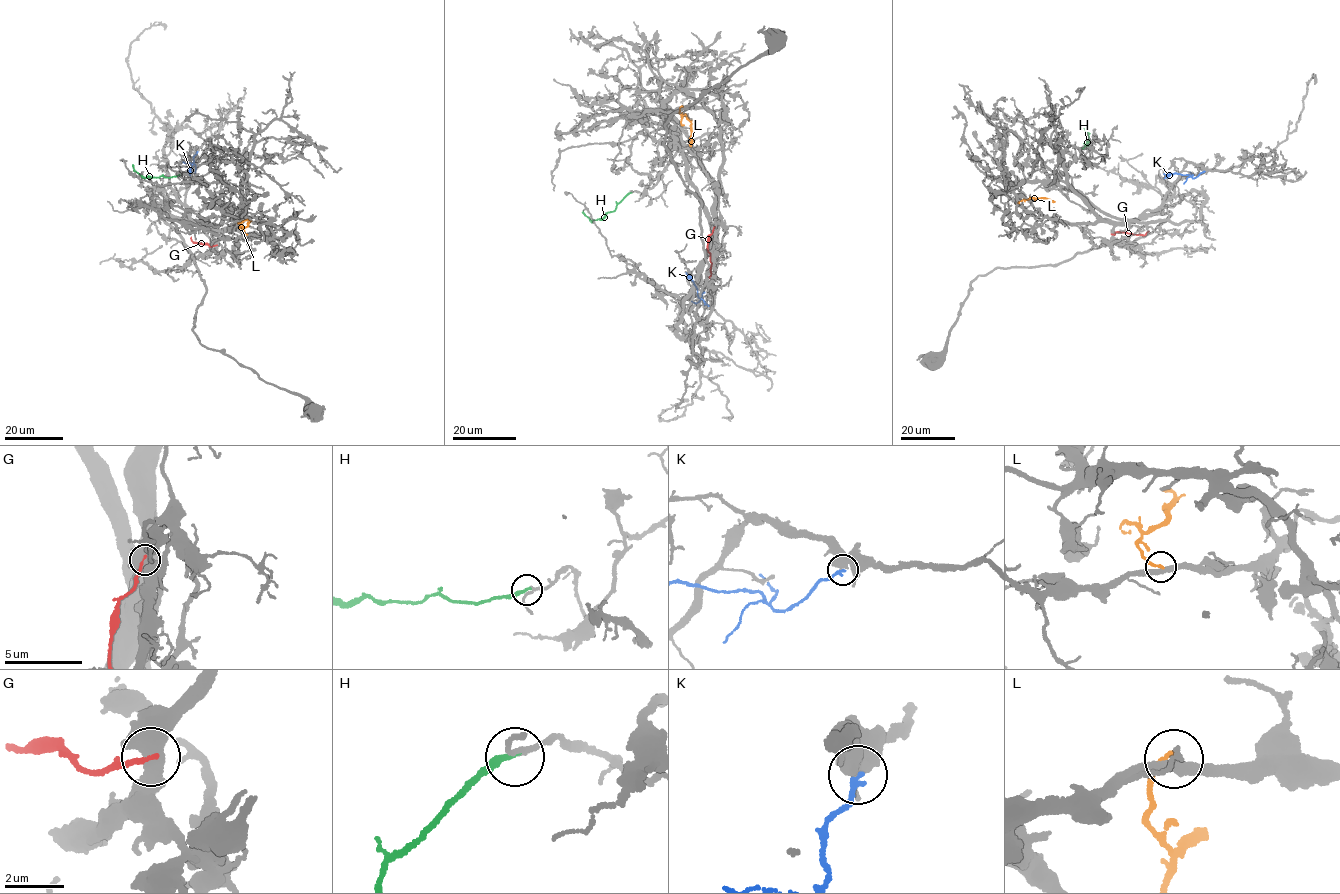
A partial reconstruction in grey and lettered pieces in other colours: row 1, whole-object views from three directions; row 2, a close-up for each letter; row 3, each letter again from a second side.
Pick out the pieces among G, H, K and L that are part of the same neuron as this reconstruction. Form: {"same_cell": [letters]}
{"same_cell": ["H"]}

